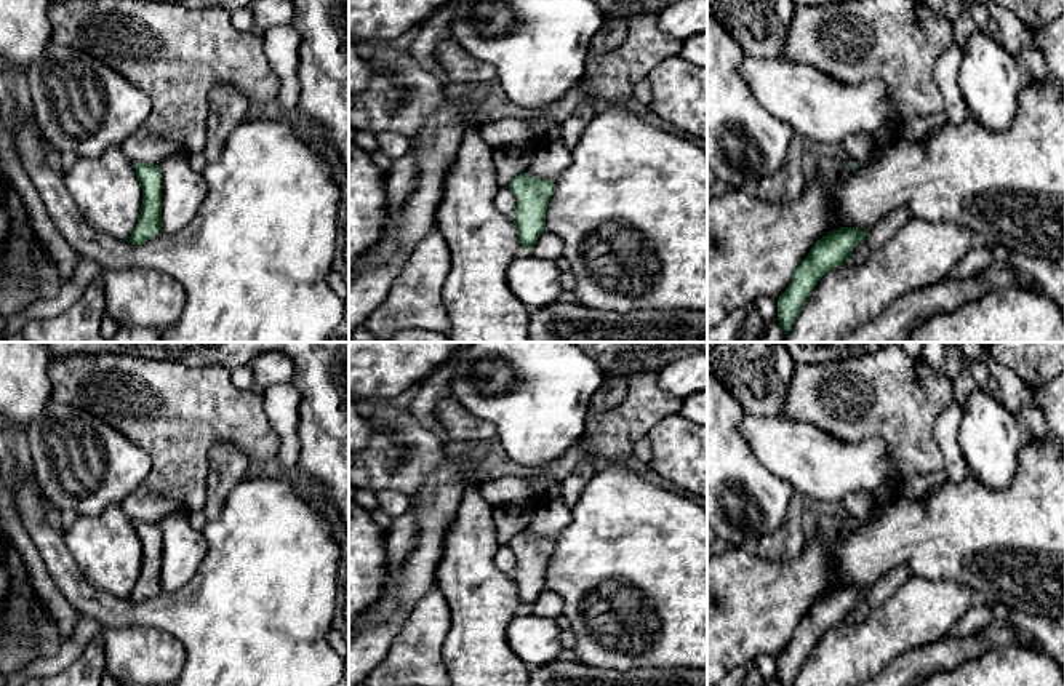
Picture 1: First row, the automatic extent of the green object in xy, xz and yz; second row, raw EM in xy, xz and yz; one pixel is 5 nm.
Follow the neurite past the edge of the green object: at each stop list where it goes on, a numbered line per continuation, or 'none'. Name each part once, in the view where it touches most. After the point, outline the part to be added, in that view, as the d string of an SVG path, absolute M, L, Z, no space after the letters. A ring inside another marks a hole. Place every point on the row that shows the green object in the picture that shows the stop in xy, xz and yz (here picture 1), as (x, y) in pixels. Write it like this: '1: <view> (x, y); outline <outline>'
none

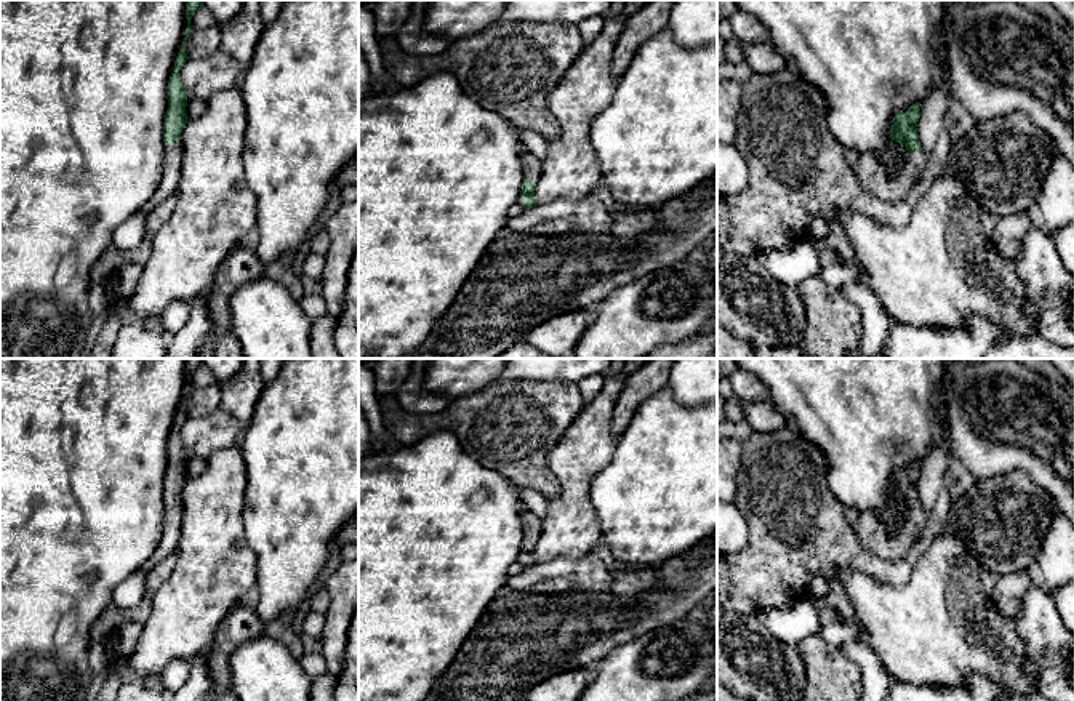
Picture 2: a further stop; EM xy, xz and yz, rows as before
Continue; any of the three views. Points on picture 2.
1: xy (173, 152); outline M181 141L165 146L165 158L160 182L149 203L141 208L142 211L149 211L154 205L163 202L171 194L178 192L182 154L184 150Z

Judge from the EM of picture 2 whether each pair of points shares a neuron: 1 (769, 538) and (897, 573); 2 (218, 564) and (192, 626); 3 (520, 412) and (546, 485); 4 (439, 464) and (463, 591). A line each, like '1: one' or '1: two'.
1: one
2: one
3: one
4: one

